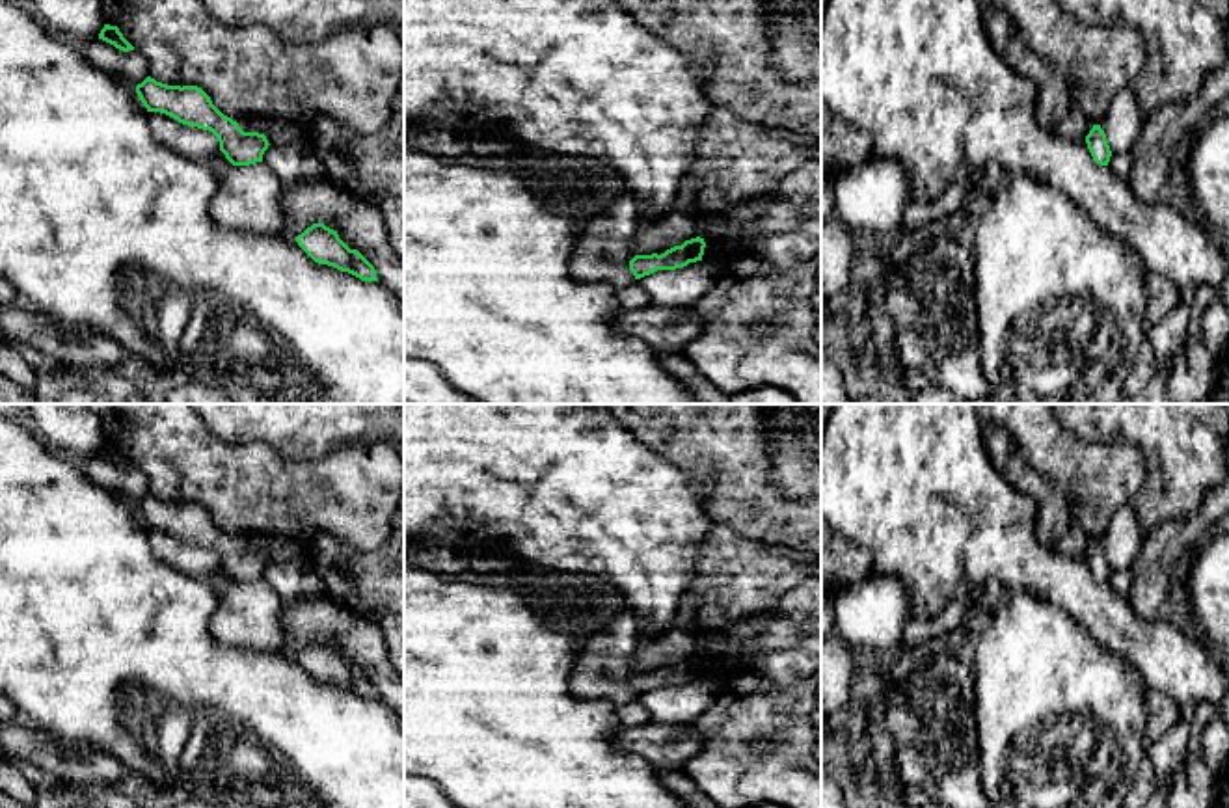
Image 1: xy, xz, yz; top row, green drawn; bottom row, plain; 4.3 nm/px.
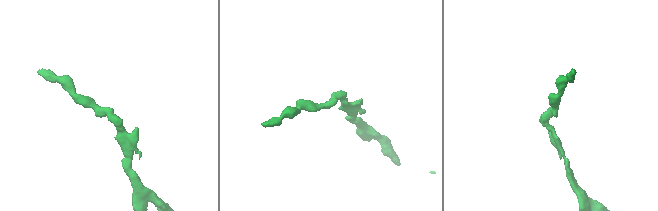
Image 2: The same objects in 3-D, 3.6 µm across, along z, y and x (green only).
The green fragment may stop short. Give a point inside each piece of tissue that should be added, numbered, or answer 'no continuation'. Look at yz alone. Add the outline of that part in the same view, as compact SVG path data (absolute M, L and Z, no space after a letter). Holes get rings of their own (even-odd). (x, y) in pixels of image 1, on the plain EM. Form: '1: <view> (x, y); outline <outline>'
no continuation

